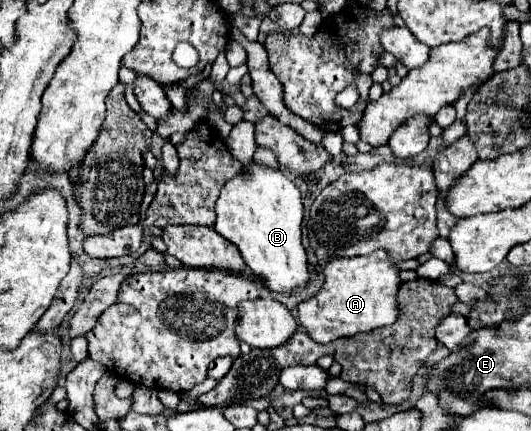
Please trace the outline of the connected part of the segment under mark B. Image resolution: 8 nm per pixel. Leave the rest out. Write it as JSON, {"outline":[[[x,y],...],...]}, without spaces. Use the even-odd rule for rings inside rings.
{"outline":[[[254,162],[222,188],[212,230],[238,246],[244,262],[268,292],[296,294],[312,282],[306,248],[302,244],[302,218],[304,204],[300,190],[282,172],[262,168]]]}

